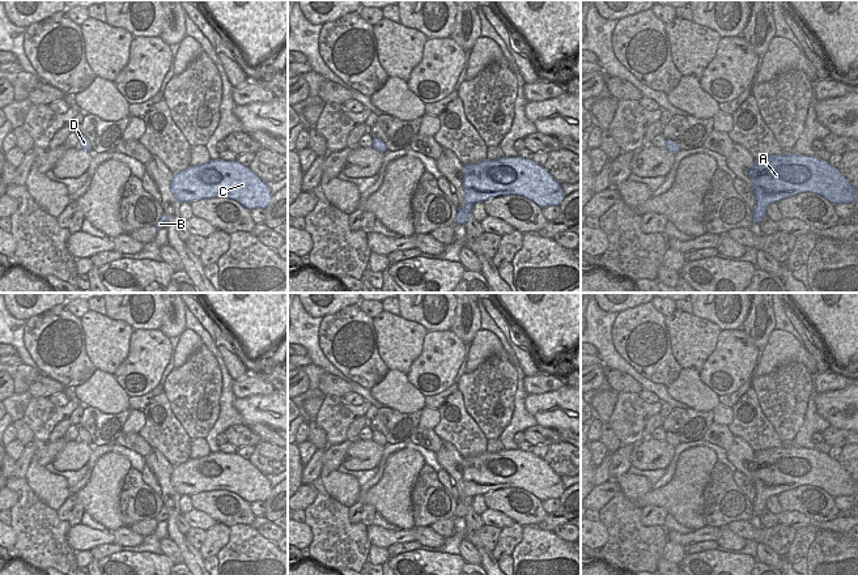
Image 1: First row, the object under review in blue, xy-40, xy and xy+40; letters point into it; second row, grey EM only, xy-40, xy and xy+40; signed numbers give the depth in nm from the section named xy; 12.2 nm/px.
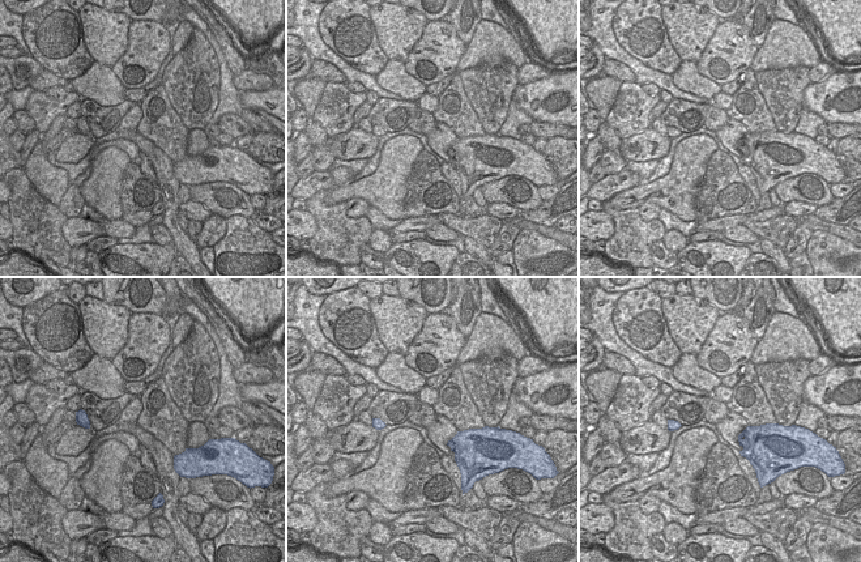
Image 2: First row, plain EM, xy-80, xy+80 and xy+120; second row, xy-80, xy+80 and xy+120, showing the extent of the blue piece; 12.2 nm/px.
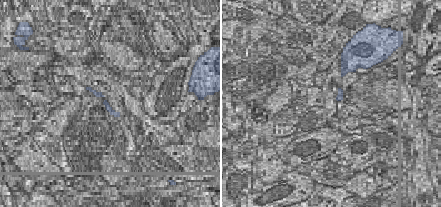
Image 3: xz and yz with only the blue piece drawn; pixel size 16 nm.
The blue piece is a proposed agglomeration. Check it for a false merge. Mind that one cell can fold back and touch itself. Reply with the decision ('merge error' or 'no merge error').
no merge error

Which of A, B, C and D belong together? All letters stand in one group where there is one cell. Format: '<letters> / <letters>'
A B C D

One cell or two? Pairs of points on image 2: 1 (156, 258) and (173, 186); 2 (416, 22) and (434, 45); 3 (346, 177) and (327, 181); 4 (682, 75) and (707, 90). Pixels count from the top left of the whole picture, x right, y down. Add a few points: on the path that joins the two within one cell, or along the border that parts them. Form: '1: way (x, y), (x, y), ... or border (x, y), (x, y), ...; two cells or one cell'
1: border (173, 243), (178, 254); two cells
2: border (429, 21), (406, 58); two cells
3: border (328, 171), (335, 187); two cells
4: way (689, 80), (700, 86); one cell

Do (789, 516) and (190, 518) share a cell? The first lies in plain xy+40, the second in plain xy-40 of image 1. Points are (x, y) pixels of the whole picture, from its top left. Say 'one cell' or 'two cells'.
one cell

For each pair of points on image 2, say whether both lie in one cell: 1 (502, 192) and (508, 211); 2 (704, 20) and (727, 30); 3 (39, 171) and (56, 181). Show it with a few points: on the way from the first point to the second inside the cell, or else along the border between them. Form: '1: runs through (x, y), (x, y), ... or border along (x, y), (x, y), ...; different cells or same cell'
1: border along (487, 203), (507, 203), (521, 211); different cells
2: border along (721, 20), (702, 52); different cells
3: runs through (43, 175), (52, 181); same cell

